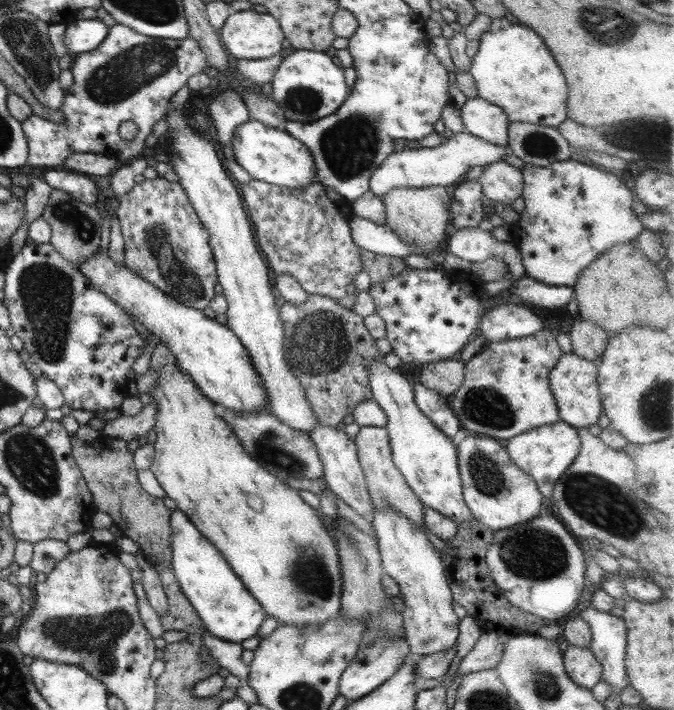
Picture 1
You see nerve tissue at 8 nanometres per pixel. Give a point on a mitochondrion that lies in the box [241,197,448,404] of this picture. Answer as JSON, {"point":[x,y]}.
{"point":[319,343]}

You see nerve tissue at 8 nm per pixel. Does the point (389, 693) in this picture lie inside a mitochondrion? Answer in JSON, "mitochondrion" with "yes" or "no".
{"mitochondrion":"no"}

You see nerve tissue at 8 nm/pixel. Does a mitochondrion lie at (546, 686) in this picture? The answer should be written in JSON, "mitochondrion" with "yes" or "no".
{"mitochondrion":"yes"}

